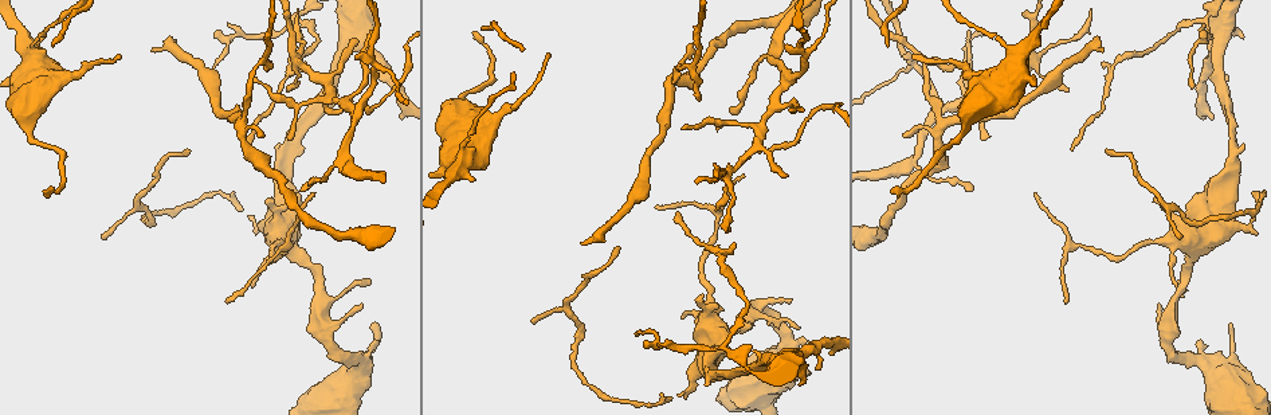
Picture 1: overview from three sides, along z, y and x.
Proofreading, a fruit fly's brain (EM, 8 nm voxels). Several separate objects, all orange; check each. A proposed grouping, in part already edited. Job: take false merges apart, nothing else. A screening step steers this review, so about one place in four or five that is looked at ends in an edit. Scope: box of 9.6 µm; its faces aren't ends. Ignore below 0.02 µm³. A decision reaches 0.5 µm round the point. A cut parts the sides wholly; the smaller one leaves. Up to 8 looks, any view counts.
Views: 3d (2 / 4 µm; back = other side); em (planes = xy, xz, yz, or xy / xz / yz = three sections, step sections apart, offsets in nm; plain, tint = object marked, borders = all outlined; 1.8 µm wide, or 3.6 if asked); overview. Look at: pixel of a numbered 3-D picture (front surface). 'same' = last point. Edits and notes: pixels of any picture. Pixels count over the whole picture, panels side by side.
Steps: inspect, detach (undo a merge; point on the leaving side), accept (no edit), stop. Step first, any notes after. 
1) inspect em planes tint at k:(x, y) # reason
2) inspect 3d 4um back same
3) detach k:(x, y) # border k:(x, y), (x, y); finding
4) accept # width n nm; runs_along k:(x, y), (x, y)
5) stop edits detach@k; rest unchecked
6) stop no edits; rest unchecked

inspect em 3.6um planes tint at 1:(329, 91) # thin neck

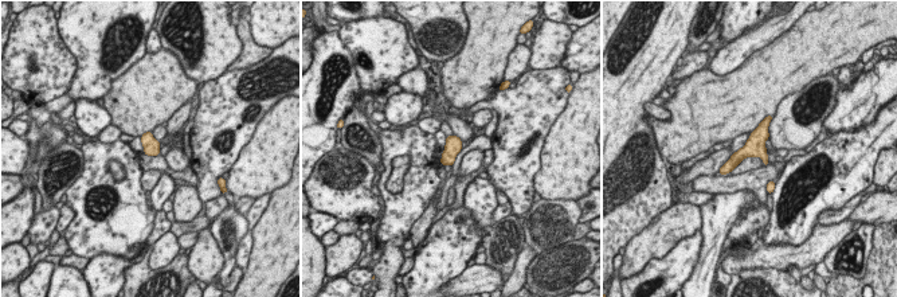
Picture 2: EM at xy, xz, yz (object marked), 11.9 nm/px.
accept # runs_along 2:(766, 122), (760, 135), (724, 170); all the same neuron

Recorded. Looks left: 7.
inspect 3d 2um at 1:(804, 55) # two arms in line, one across

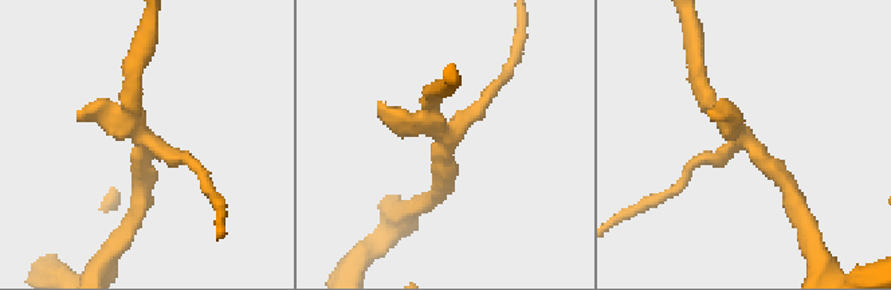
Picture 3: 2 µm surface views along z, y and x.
inspect em planes tint at 3:(752, 145) # shape alone is not enough

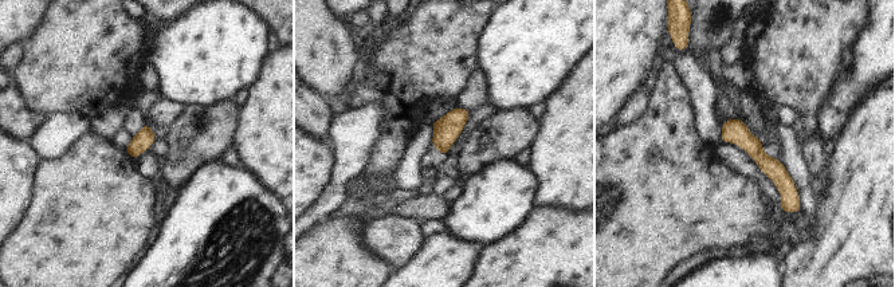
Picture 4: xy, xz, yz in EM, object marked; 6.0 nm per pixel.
accept # runs_along 4:(726, 125), (782, 180), (786, 208); all the same neuron

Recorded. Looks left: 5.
inspect 3d 2um at 1:(242, 122) # a fork

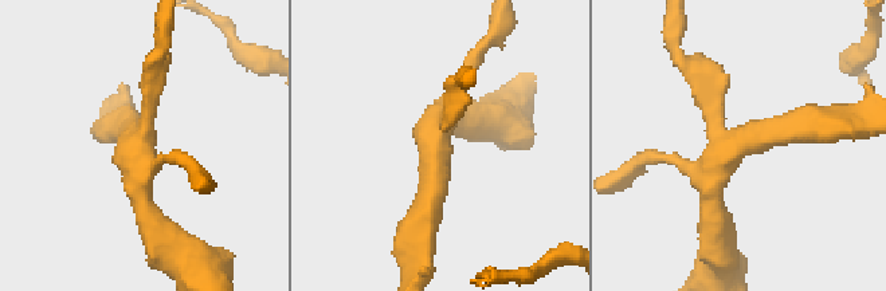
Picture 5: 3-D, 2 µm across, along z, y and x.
inspect em 3.6um planes tint at 5:(138, 147) # now the EM

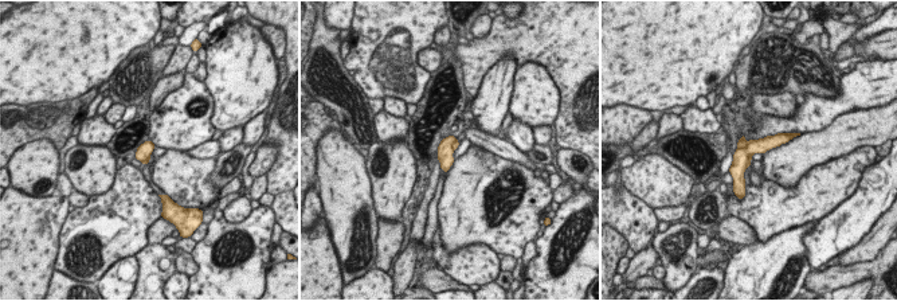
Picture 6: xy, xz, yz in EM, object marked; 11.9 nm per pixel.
detach 6:(741, 143) # border 6:(748, 143), (737, 148); two neurons meet here

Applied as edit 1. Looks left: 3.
stop edits detach@6; rest unchecked

